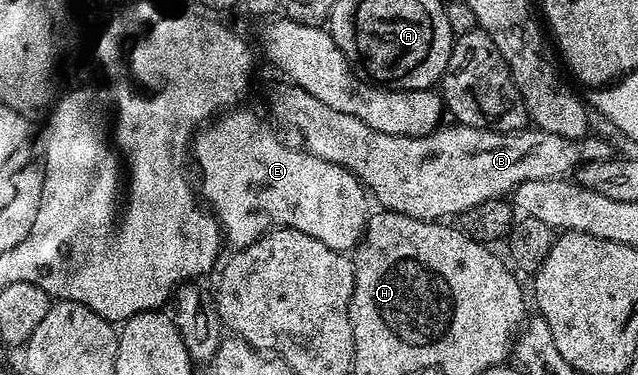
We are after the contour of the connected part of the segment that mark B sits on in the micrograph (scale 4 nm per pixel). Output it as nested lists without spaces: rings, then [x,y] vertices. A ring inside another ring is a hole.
[[[285,79],[279,80],[279,85],[274,85],[270,89],[270,109],[274,112],[274,117],[278,121],[283,121],[286,125],[291,125],[296,132],[302,133],[305,148],[309,152],[316,154],[320,159],[324,159],[328,163],[336,163],[340,167],[344,167],[351,173],[352,176],[357,177],[362,182],[363,186],[379,201],[383,210],[391,213],[403,213],[409,217],[415,217],[421,221],[436,221],[439,219],[454,219],[459,215],[465,215],[470,210],[475,209],[478,205],[483,205],[489,201],[496,201],[499,199],[506,199],[513,194],[514,190],[520,187],[520,183],[528,183],[529,181],[536,181],[538,179],[552,179],[553,177],[562,179],[567,175],[573,174],[579,168],[580,163],[588,161],[609,161],[615,156],[614,149],[602,137],[593,137],[587,135],[577,141],[568,139],[564,135],[556,135],[549,133],[537,127],[527,127],[524,129],[517,129],[516,131],[508,131],[501,133],[495,129],[477,129],[471,125],[463,125],[461,123],[455,124],[455,129],[445,129],[440,127],[433,133],[429,133],[424,137],[401,137],[400,135],[384,135],[380,131],[376,131],[372,127],[368,127],[368,123],[364,123],[360,119],[356,119],[356,115],[344,115],[344,111],[332,111],[332,107],[328,107],[328,103],[320,103],[320,99],[316,99],[316,95],[308,95],[308,91],[304,91],[304,87],[295,85]]]

